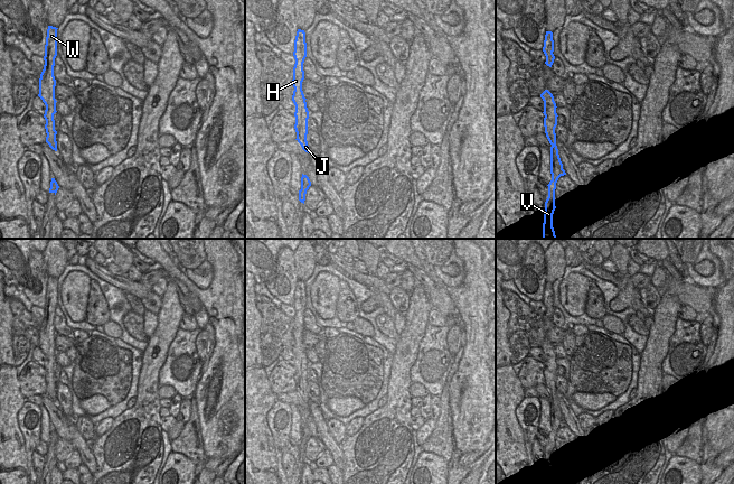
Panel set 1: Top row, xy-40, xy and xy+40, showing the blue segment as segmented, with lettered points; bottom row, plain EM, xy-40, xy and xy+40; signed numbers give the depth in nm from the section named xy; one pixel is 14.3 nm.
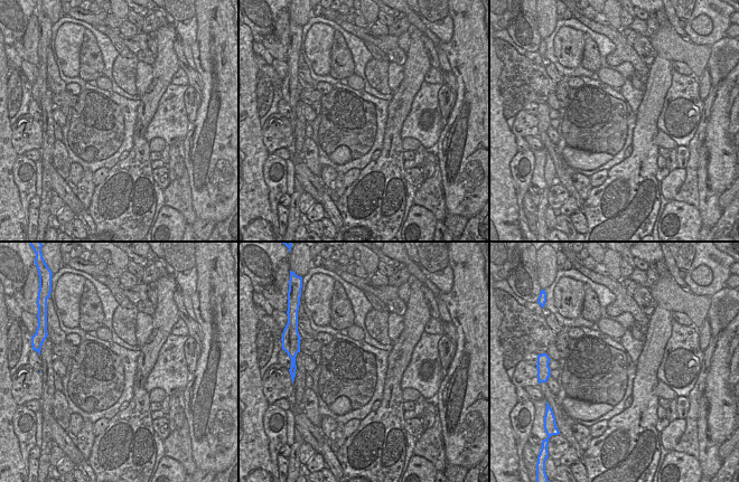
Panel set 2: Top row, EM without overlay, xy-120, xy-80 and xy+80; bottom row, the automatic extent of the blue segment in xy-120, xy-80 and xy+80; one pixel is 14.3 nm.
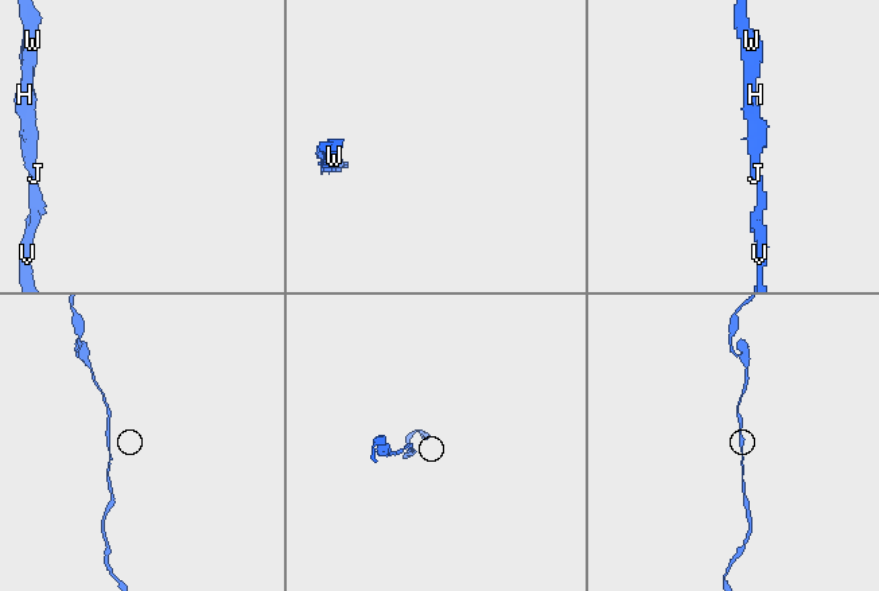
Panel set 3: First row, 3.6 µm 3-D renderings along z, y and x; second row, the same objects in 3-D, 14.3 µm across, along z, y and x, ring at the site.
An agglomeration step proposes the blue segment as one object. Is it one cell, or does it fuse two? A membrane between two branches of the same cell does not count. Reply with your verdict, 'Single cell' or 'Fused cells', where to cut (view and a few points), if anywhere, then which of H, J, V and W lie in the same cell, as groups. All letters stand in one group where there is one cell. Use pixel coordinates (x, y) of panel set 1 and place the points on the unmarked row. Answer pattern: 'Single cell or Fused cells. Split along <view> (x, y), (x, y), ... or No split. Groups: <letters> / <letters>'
Single cell. No split. Groups: H J V W.

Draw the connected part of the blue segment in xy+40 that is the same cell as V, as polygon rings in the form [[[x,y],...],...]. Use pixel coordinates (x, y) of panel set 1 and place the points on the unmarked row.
[[[545,341],[540,348],[544,352],[544,378],[546,388],[552,395],[550,398],[550,425],[552,431],[548,437],[548,448],[545,453],[545,463],[544,463],[544,474],[543,474],[543,484],[555,484],[553,478],[553,465],[556,459],[555,457],[555,440],[556,434],[561,427],[566,426],[563,420],[563,415],[561,412],[558,400],[556,397],[556,384],[555,379],[557,376],[557,364],[556,364],[556,354],[554,352],[553,345]]]

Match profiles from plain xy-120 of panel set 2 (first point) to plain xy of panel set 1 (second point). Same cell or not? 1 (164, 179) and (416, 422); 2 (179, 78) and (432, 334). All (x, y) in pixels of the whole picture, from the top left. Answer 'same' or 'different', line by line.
1: same
2: different

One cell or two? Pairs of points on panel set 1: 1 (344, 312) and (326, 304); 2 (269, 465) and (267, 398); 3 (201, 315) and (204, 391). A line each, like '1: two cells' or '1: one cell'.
1: two cells
2: one cell
3: two cells

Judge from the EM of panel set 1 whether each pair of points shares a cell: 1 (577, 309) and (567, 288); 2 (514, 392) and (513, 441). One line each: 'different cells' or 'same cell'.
1: same cell
2: same cell

